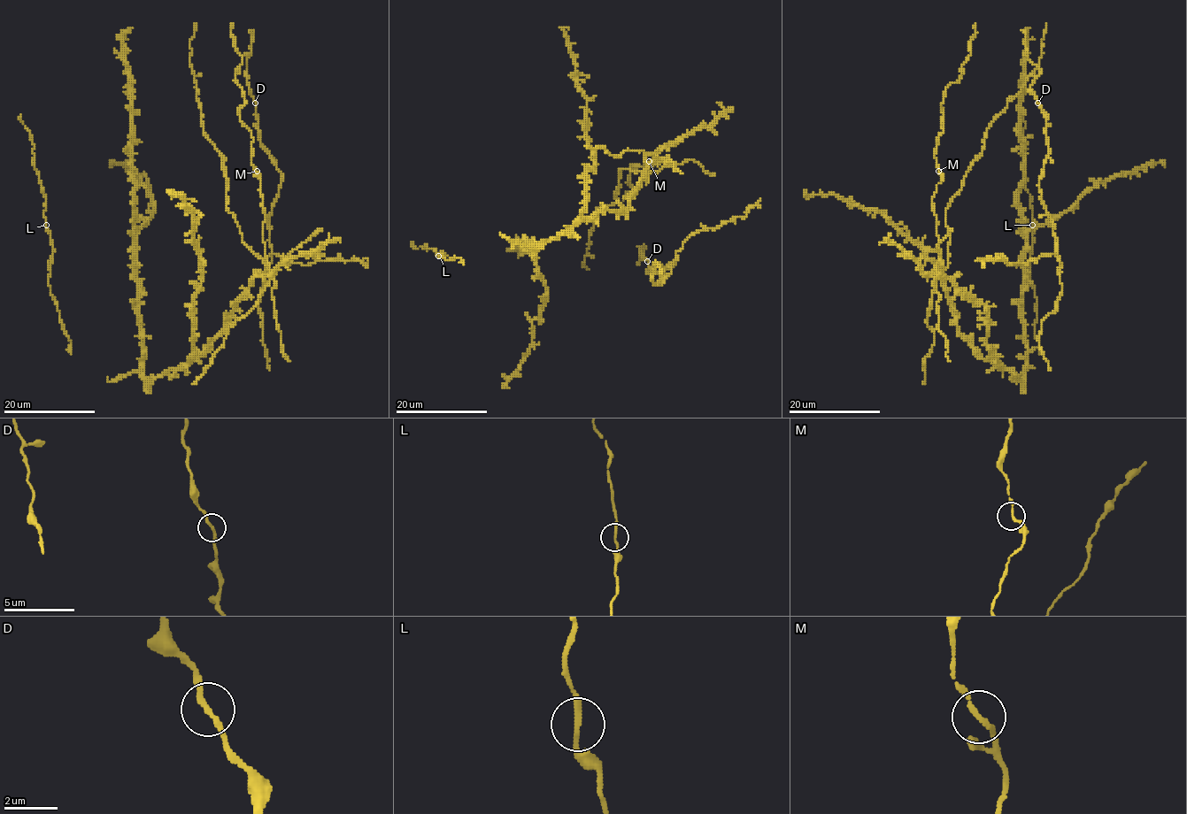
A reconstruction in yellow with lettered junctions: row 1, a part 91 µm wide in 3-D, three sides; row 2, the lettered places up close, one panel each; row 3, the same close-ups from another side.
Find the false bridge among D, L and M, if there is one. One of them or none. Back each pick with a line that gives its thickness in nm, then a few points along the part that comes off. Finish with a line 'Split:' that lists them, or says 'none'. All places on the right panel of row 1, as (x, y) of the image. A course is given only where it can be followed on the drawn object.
Split: none

